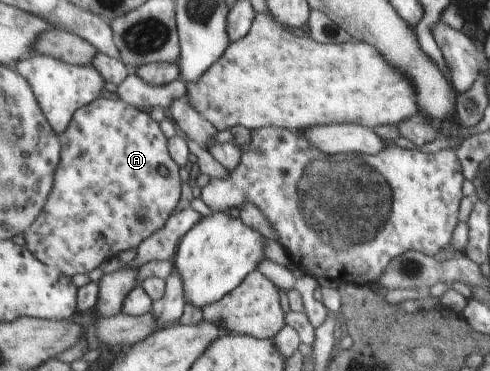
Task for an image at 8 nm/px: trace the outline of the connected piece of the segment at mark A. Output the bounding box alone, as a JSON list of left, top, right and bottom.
[24,97,181,277]

